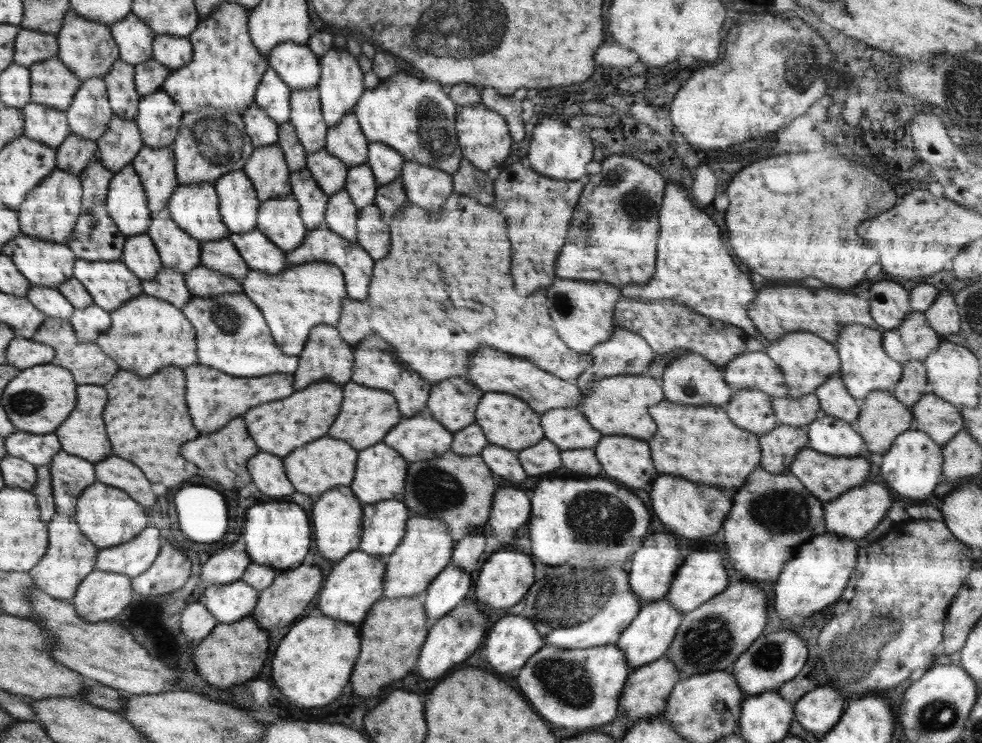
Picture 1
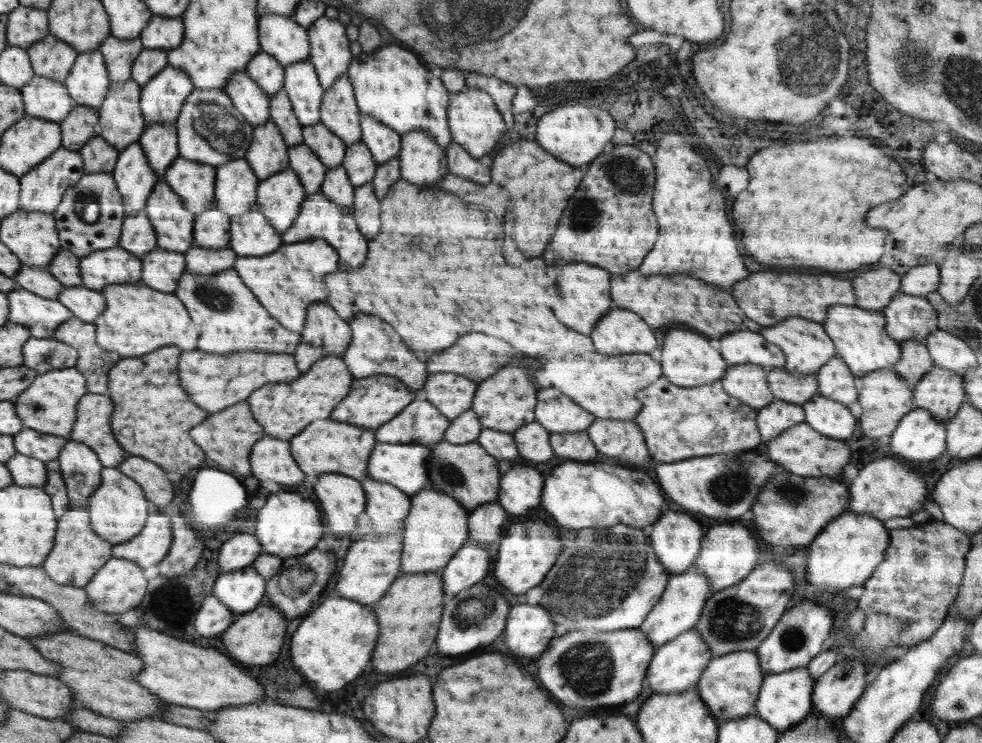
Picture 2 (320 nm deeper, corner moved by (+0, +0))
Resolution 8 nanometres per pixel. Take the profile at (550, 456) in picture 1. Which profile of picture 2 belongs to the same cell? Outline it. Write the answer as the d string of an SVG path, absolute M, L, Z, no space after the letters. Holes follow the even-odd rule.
M530 422L518 428L518 432L513 432L512 436L520 454L519 462L550 460L555 452L549 441L549 433L549 430L540 426L538 422Z

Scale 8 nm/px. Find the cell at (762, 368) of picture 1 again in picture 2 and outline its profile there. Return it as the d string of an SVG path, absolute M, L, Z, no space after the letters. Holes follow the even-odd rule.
M733 332L722 336L716 344L729 367L752 363L768 370L785 365L785 354L782 349L756 332Z

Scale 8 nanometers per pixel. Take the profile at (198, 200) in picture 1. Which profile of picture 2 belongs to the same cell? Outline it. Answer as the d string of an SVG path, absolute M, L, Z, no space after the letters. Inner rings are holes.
M178 158L164 174L173 191L194 214L204 212L216 199L217 168L198 161Z

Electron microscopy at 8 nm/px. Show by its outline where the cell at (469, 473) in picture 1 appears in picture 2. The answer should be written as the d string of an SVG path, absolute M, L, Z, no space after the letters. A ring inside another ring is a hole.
M442 440L432 447L428 462L428 486L454 497L468 513L480 505L496 502L500 490L500 474L497 458L486 452L486 449L476 441L450 444Z

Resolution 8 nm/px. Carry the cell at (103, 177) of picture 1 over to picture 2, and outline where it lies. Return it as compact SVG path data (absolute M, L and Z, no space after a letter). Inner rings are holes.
M100 136L88 140L79 150L85 174L112 174L119 152Z

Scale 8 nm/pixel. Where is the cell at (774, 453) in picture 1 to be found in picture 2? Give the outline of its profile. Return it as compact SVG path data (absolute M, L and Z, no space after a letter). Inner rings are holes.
M776 398L764 408L757 409L757 427L764 444L778 436L778 433L804 420L805 412L801 405Z

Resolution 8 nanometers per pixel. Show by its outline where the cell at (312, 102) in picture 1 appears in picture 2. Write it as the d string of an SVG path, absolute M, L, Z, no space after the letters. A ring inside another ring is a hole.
M309 60L285 67L286 92L294 114L302 126L313 125L321 120L321 104L325 96L317 69Z

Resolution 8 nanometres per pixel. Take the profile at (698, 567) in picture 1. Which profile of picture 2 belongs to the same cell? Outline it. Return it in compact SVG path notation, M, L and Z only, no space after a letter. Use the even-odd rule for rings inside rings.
M738 522L710 528L702 538L701 546L702 549L700 549L693 566L697 568L698 574L702 574L710 582L713 593L739 584L746 576L750 575L754 566L760 562L758 560L758 556L760 556L759 545L756 542L756 537L747 527Z

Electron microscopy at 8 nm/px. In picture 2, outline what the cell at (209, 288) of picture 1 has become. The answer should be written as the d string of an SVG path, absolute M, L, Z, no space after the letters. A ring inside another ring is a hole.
M193 246L185 252L186 271L213 275L224 269L233 268L236 254L230 246L221 249Z

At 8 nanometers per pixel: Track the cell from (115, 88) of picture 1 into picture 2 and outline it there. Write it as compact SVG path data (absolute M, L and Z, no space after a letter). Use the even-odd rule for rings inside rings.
M110 35L110 38L101 44L99 51L108 65L112 83L131 79L132 66L144 49L139 37L134 40L118 40Z

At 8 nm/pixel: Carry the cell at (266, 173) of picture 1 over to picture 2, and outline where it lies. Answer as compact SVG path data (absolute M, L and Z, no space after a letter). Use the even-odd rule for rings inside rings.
M271 118L253 127L253 142L245 159L262 180L289 169L288 145Z

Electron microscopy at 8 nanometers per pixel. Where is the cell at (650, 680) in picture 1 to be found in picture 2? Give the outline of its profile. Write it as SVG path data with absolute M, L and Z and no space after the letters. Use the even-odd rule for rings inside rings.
M691 628L655 650L645 674L648 686L652 688L652 694L682 692L697 684L711 659L710 650L702 641L700 633L695 628Z

